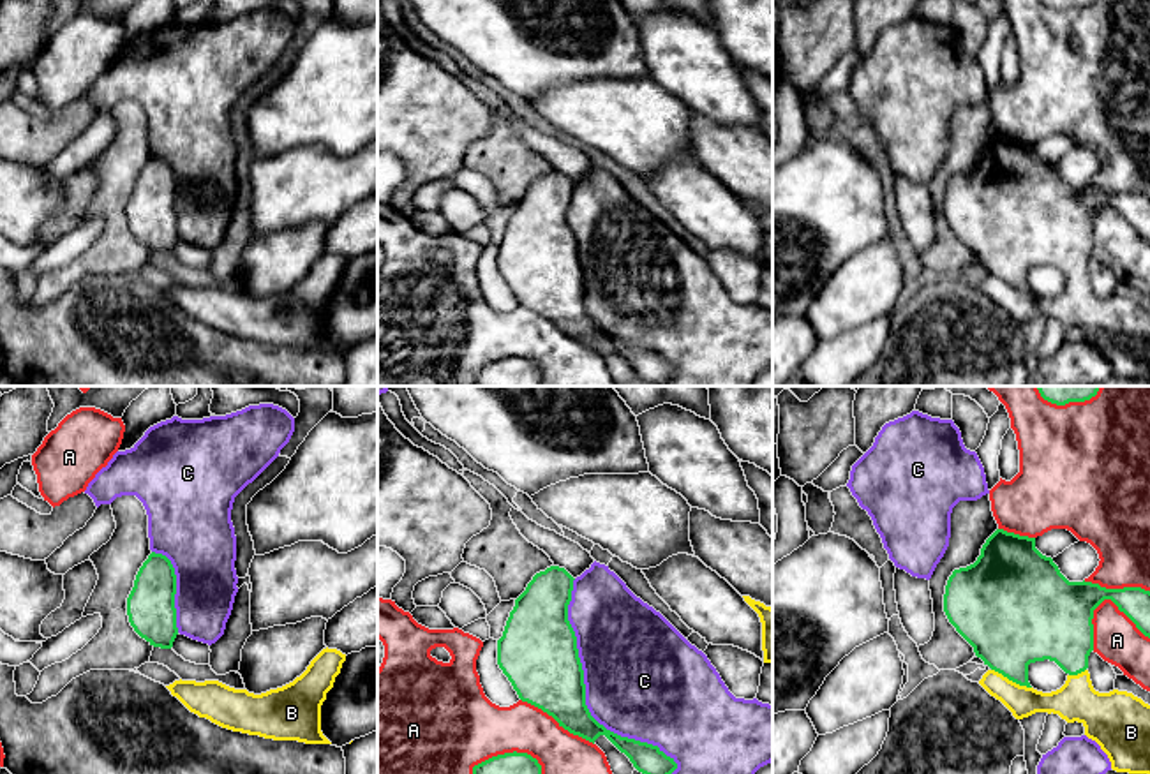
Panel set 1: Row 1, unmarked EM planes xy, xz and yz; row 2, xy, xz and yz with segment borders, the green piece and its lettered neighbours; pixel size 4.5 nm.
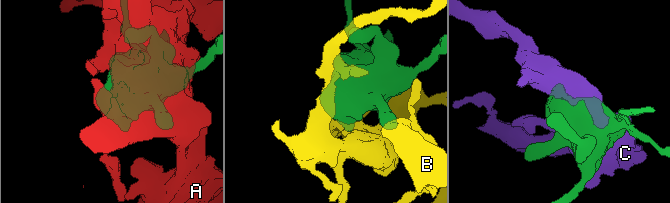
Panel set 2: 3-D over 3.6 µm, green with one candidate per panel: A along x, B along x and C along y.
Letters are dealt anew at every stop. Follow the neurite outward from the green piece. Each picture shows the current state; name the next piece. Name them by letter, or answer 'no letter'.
B

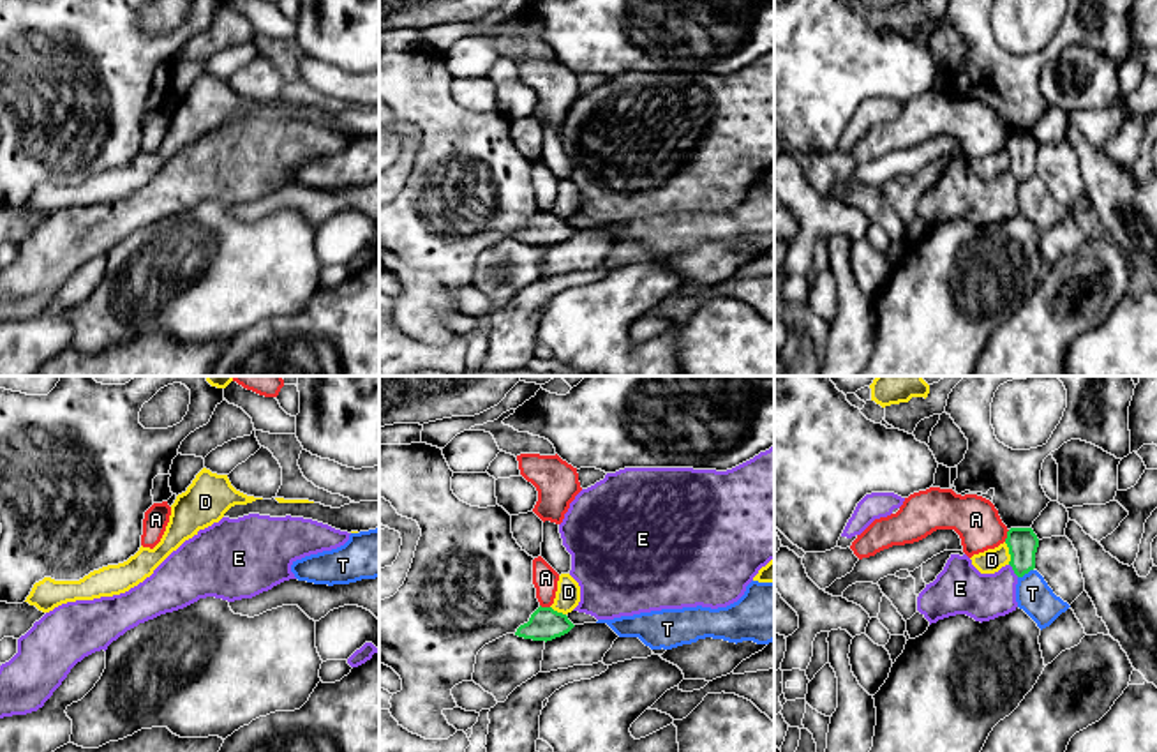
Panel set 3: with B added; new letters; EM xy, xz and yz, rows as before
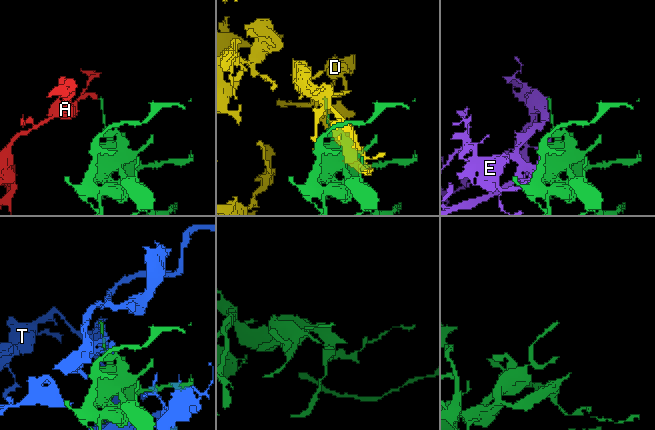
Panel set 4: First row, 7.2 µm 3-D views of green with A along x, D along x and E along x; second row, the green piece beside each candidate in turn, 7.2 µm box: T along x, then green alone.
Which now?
no letter

